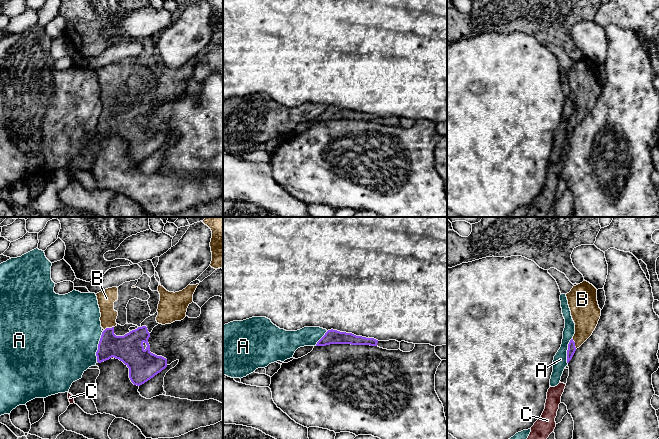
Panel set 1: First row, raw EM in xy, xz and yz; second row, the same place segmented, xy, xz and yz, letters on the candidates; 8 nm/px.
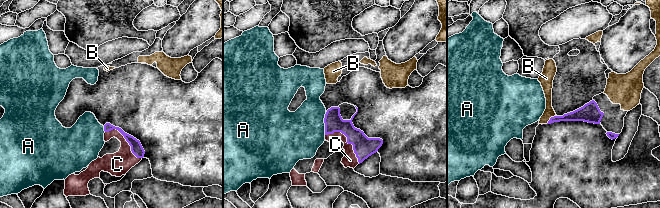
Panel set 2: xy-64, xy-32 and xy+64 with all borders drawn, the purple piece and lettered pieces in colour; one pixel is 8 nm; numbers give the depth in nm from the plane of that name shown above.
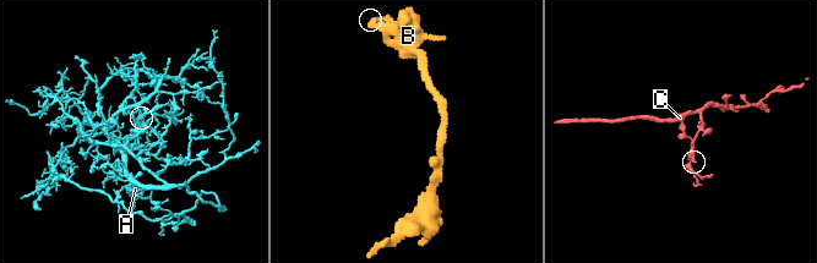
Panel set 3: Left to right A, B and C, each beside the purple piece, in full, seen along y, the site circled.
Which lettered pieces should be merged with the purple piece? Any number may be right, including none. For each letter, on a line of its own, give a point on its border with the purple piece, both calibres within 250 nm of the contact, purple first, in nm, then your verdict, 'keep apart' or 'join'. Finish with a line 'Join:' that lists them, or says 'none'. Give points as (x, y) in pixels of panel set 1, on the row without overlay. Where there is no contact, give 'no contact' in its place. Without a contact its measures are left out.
A: contact xy (98, 122); calibres 240 and 480 nm; keep apart
B: contact xy (108, 104); calibres 240 and 140 nm; join
C: contact xy (113, 132); calibres 240 and 20 nm; join
Join: B, C

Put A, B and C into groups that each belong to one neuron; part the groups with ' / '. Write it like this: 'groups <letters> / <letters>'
groups A / B C

